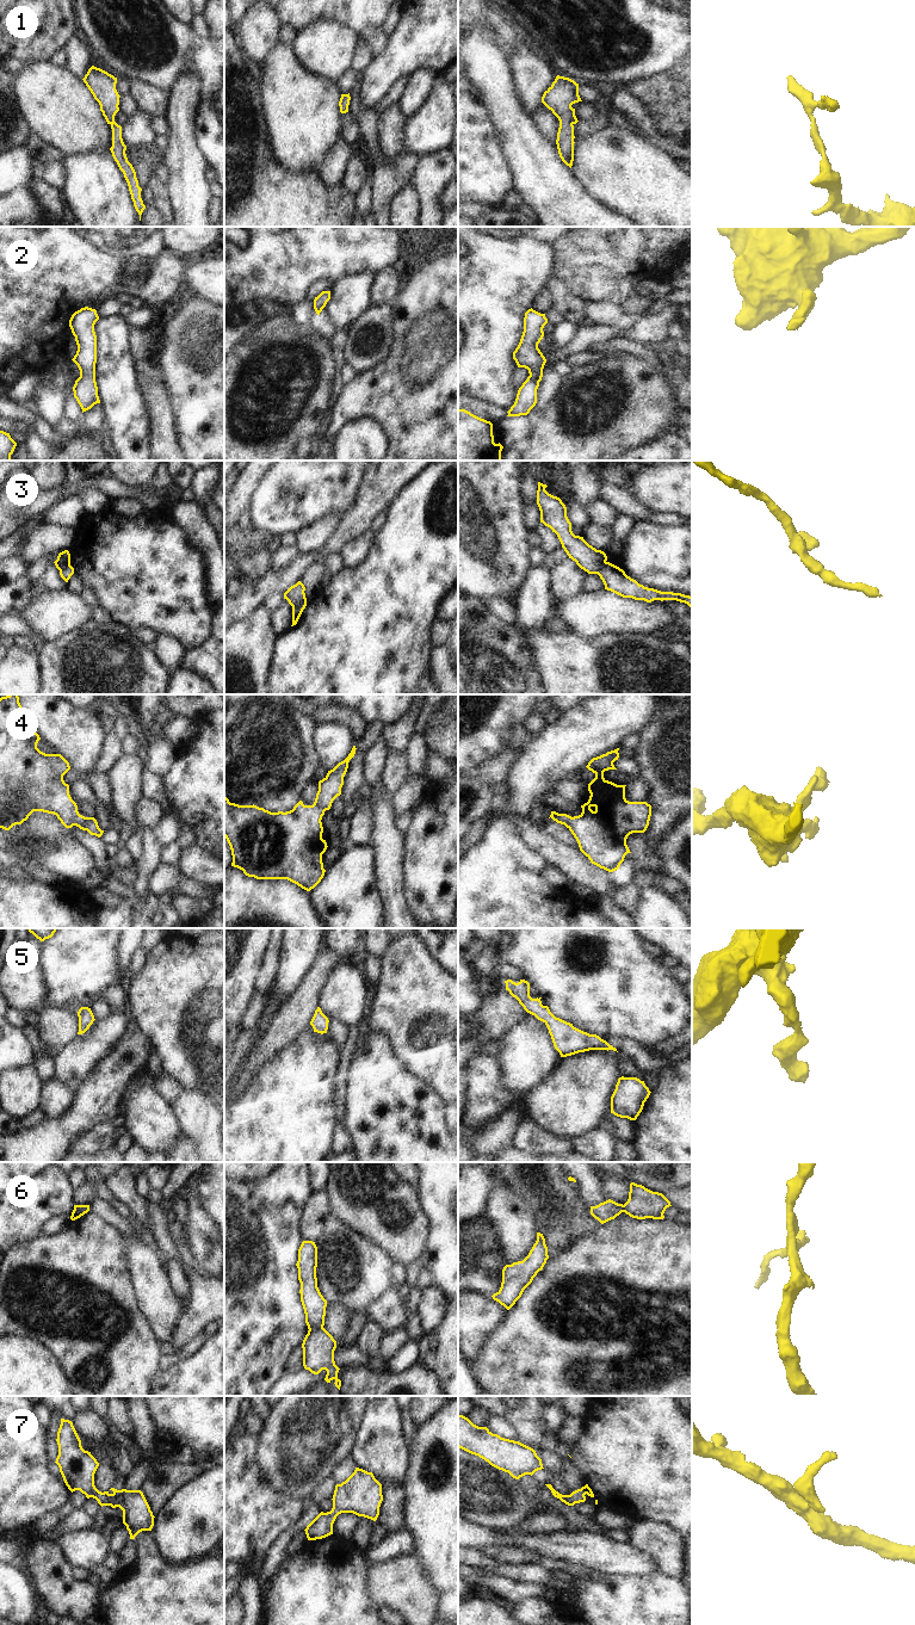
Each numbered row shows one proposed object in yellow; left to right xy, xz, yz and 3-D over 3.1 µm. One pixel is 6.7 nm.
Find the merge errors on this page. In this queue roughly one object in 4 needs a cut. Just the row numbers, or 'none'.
3, 6

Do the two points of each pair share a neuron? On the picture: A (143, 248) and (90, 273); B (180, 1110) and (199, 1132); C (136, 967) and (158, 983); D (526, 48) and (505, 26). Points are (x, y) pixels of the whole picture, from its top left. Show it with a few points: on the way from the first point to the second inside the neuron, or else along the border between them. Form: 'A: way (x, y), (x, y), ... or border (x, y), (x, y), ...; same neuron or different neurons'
A: border (97, 246), (130, 259); different neurons
B: way (186, 1116), (197, 1126); same neuron
C: border (146, 953), (143, 967), (137, 972), (129, 975); different neurons
D: border (518, 31), (515, 48), (509, 60); different neurons

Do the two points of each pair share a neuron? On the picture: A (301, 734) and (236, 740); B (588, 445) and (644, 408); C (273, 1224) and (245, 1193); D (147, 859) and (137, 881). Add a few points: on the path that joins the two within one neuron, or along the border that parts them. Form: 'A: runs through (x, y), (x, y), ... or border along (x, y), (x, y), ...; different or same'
A: runs through (285, 734), (276, 740), (252, 740); same
B: runs through (603, 434), (630, 411); same
C: runs through (266, 1217), (249, 1200); same
D: runs through (146, 864), (140, 876); same

